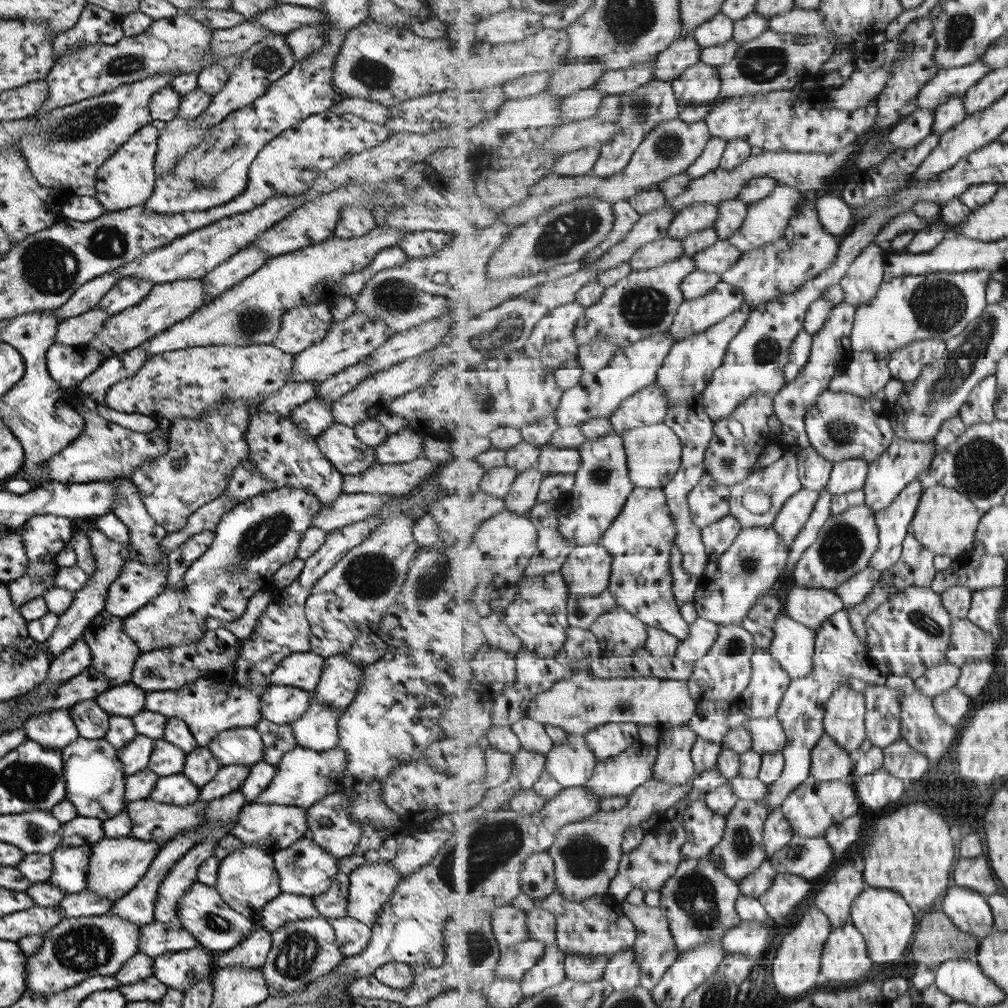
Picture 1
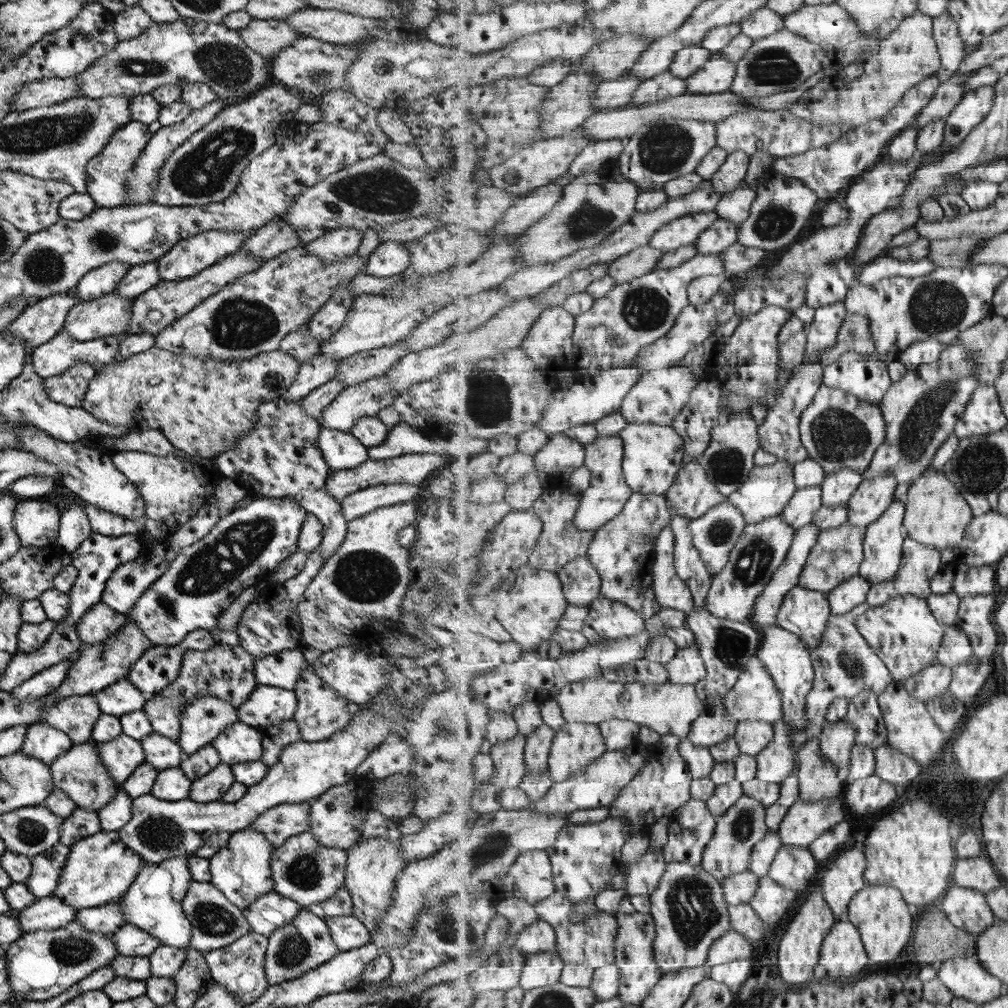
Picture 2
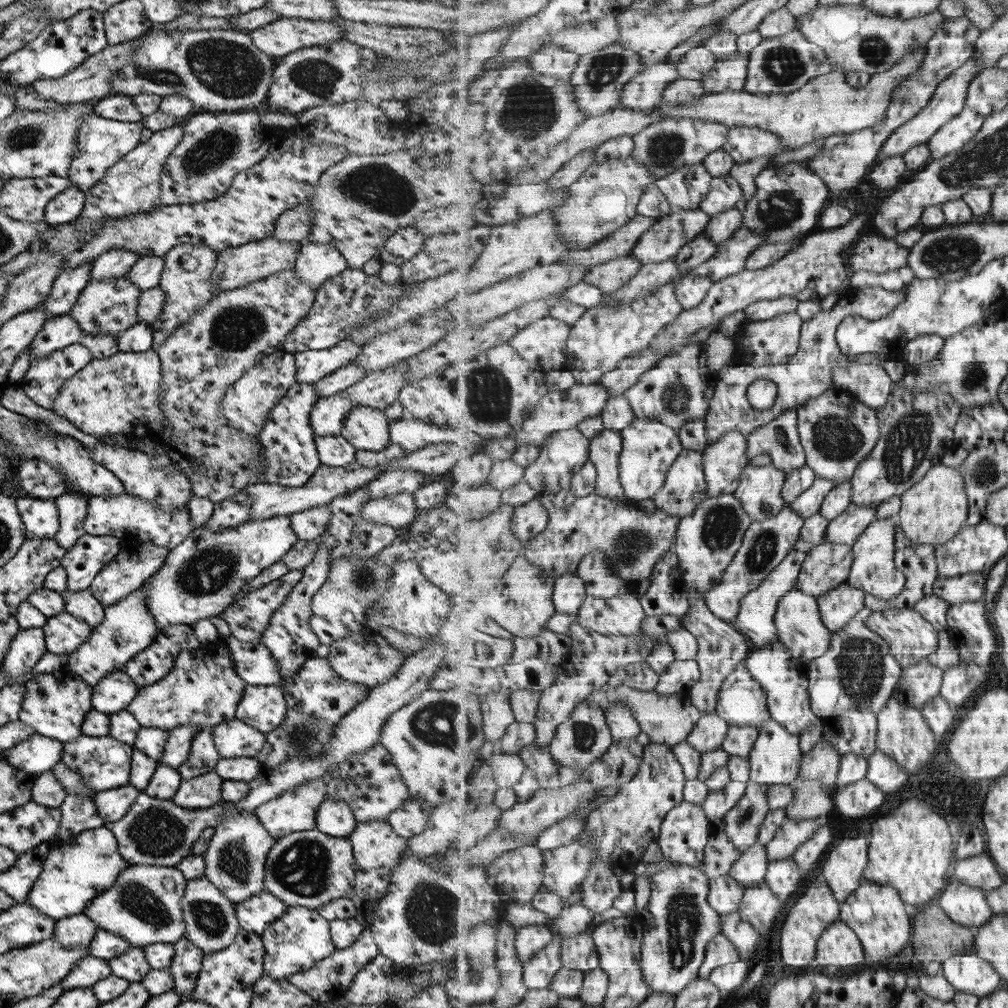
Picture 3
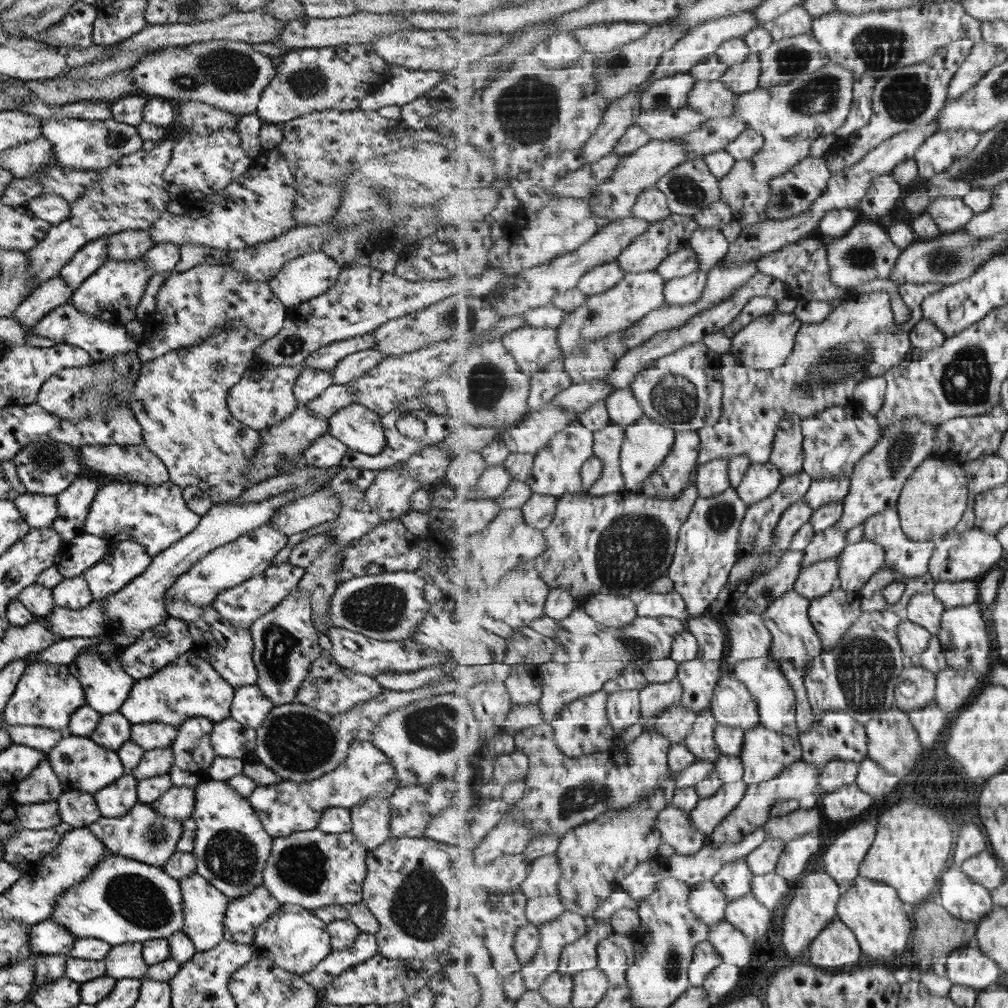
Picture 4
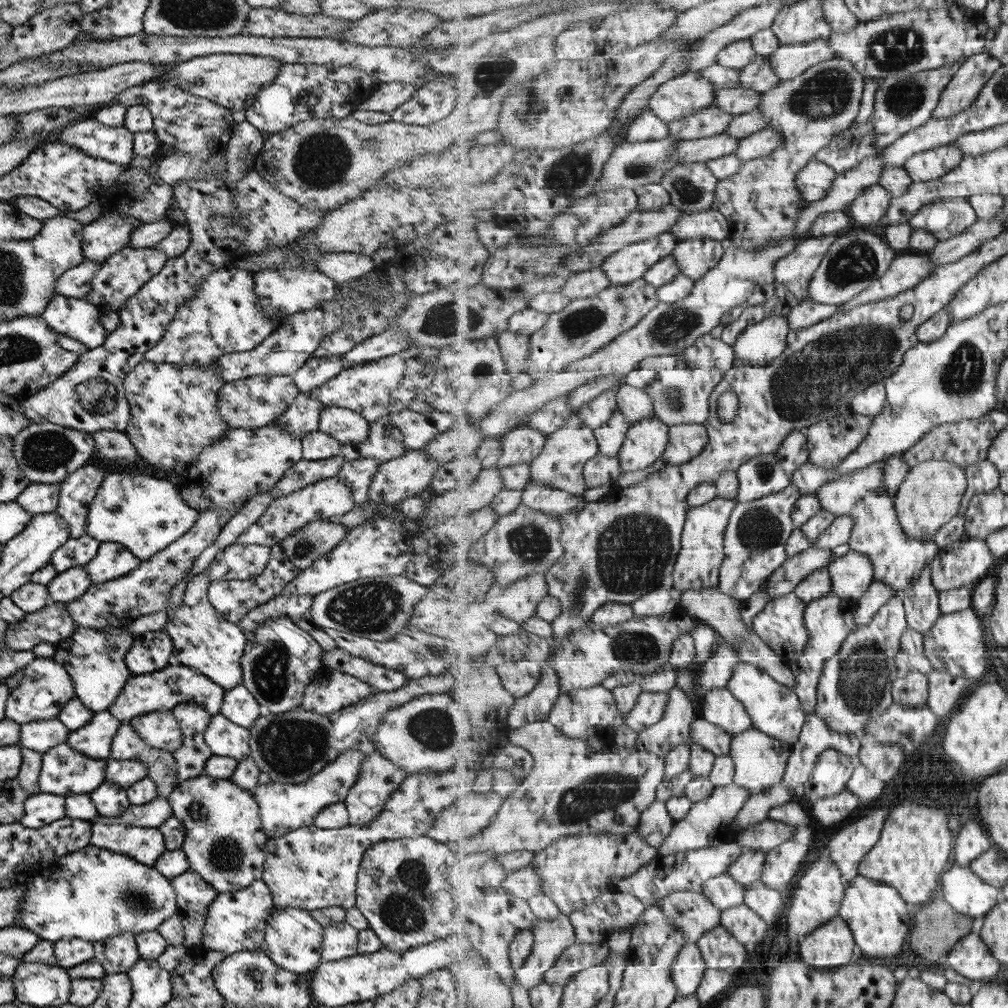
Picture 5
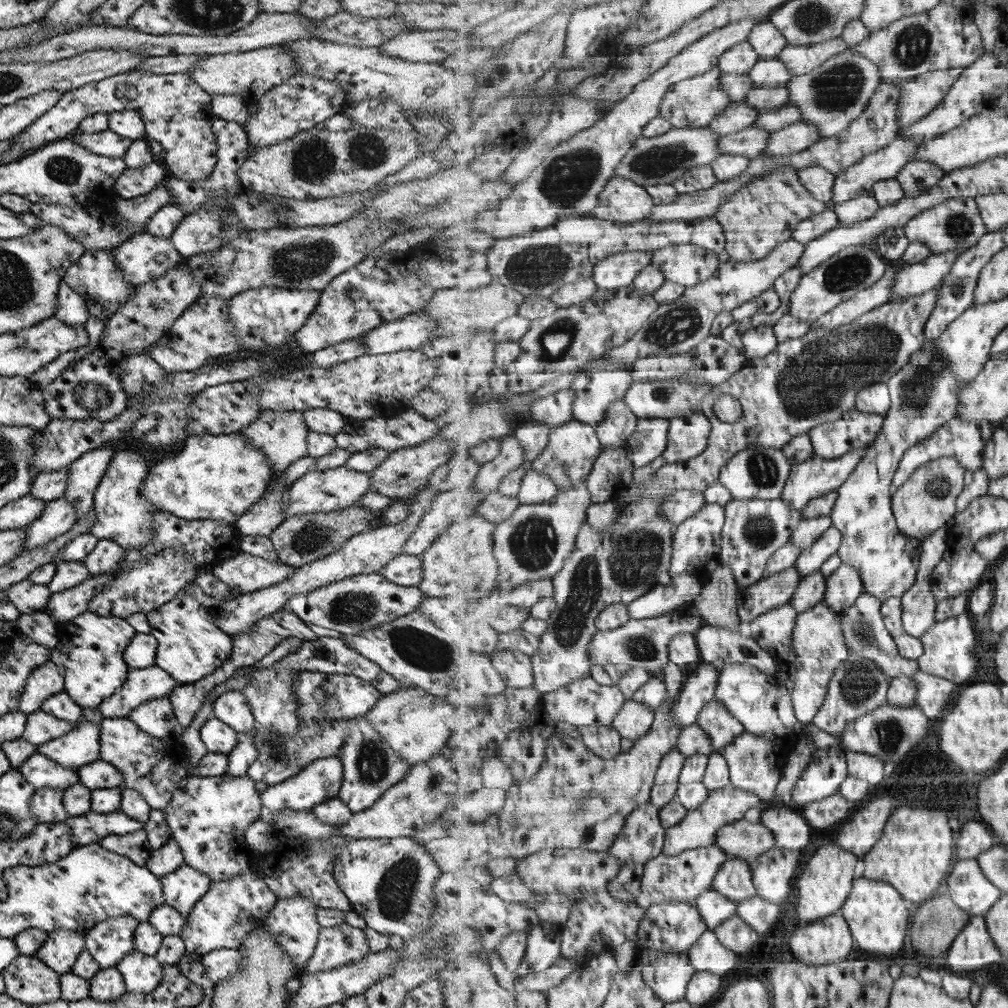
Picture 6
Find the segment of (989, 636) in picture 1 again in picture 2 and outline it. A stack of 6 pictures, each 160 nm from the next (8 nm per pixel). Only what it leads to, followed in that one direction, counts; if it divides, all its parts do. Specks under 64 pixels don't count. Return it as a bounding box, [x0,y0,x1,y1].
[939,625,974,670]

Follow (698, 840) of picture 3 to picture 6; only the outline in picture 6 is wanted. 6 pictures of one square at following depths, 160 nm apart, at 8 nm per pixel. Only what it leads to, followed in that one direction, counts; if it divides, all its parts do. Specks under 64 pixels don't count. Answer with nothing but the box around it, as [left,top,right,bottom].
[607,803,667,902]

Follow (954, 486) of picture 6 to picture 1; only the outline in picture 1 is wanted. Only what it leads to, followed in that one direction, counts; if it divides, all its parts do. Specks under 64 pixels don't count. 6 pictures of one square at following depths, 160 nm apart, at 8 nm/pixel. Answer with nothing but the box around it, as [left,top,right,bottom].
[911,481,982,560]

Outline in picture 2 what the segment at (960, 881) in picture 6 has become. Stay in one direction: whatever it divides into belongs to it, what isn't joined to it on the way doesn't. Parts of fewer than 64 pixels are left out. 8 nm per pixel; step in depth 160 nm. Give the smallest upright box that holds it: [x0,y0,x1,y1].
[941,884,996,936]

